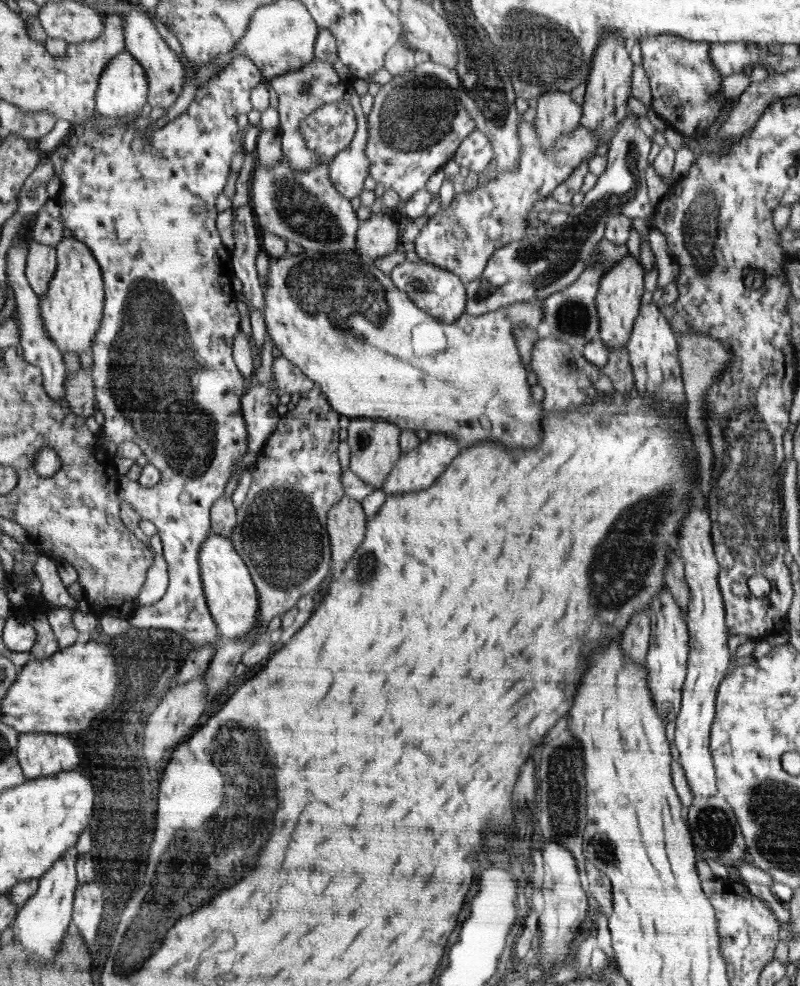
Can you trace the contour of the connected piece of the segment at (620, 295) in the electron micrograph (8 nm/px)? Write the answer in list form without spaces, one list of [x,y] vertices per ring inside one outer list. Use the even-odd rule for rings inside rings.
[[[630,253],[622,257],[599,280],[599,289],[595,298],[596,308],[600,319],[598,338],[602,339],[609,350],[612,348],[626,348],[632,332],[633,324],[637,318],[640,298],[642,298],[642,286],[644,286],[644,270],[640,262],[634,259]]]

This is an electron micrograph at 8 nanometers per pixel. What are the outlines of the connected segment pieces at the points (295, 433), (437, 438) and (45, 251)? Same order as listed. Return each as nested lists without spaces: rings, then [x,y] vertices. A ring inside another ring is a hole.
[[[313,388],[306,391],[304,394],[298,395],[292,405],[290,406],[287,413],[282,415],[280,422],[277,424],[277,430],[269,436],[268,442],[265,447],[257,453],[257,461],[255,462],[254,475],[252,475],[251,485],[248,489],[245,501],[237,508],[237,523],[233,528],[230,536],[231,540],[234,540],[234,544],[238,544],[238,552],[242,552],[242,556],[246,556],[246,563],[250,564],[250,571],[254,572],[254,585],[258,584],[258,592],[262,592],[262,616],[258,616],[258,624],[254,625],[253,631],[249,632],[247,636],[243,638],[237,638],[237,640],[230,640],[222,642],[216,652],[213,654],[212,660],[209,662],[207,670],[204,672],[205,684],[208,684],[208,701],[215,698],[216,695],[220,695],[226,687],[228,687],[228,680],[232,678],[236,664],[241,662],[241,656],[253,646],[254,643],[260,642],[260,637],[266,632],[270,621],[276,616],[285,615],[286,612],[290,611],[290,608],[296,606],[298,598],[308,594],[312,594],[312,590],[316,590],[328,570],[330,570],[330,543],[329,531],[327,527],[329,510],[344,497],[344,489],[340,480],[340,464],[338,464],[338,454],[336,454],[336,448],[340,444],[340,438],[338,438],[338,432],[340,432],[340,414],[337,409],[333,408],[333,405],[329,403],[329,400],[324,396],[324,393],[319,388]]]
[[[429,433],[426,440],[420,441],[413,451],[401,455],[400,462],[393,467],[389,478],[385,480],[382,490],[387,496],[398,495],[405,492],[424,491],[438,476],[446,470],[446,467],[458,456],[458,442],[456,438],[446,433]]]
[[[32,239],[29,242],[25,275],[29,285],[39,296],[48,295],[49,284],[57,272],[57,248]]]

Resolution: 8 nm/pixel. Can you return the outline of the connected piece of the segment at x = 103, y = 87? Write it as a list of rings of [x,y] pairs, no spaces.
[[[124,50],[116,55],[112,62],[106,66],[101,76],[100,86],[96,92],[97,114],[100,116],[117,119],[128,114],[139,112],[147,108],[149,103],[149,78],[144,66],[132,55]]]

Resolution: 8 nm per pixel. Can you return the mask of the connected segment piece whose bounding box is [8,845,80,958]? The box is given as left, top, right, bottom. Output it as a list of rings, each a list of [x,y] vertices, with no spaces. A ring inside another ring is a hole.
[[[76,845],[65,852],[39,878],[36,892],[17,911],[17,918],[12,923],[8,934],[16,940],[20,940],[21,946],[30,954],[38,954],[42,958],[52,958],[58,952],[62,940],[67,935],[71,923],[75,890],[80,883],[77,879],[76,870],[79,855]]]

